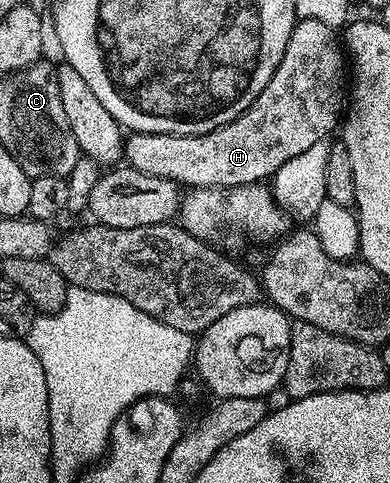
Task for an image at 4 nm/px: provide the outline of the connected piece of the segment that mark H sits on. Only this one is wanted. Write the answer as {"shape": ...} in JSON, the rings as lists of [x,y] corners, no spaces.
{"shape":[[[315,18],[298,19],[291,30],[287,50],[283,50],[283,58],[275,74],[271,74],[271,82],[263,86],[255,102],[251,102],[251,106],[243,115],[235,117],[231,122],[207,134],[184,136],[134,132],[124,141],[123,160],[128,167],[139,170],[143,174],[155,174],[155,178],[173,180],[186,189],[234,188],[240,184],[265,182],[277,173],[283,162],[291,162],[291,158],[299,158],[299,154],[315,146],[315,142],[329,140],[332,132],[334,135],[342,119],[346,100],[347,56],[338,33],[331,26],[316,21]]]}

